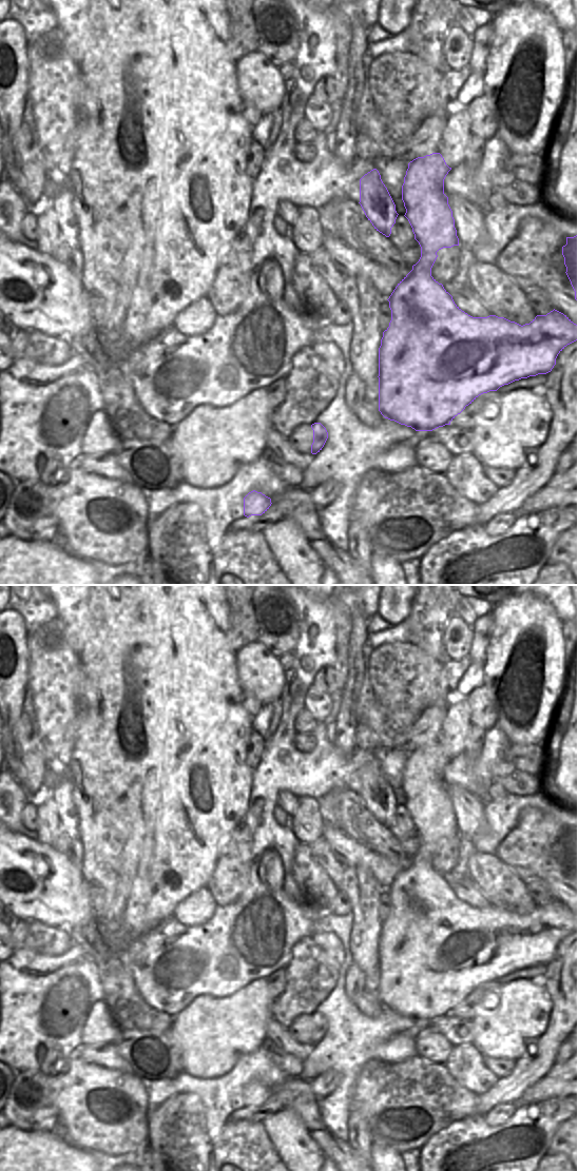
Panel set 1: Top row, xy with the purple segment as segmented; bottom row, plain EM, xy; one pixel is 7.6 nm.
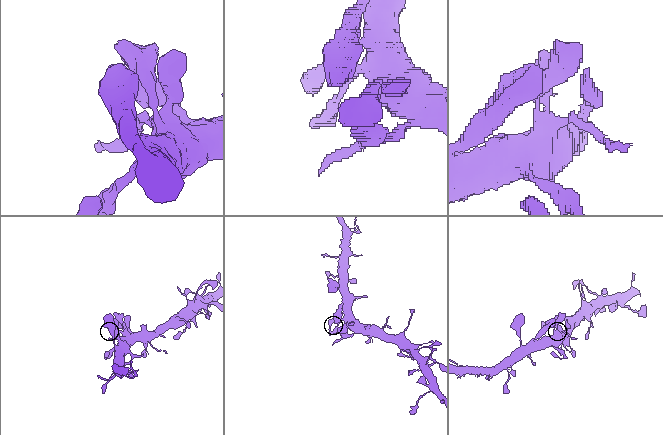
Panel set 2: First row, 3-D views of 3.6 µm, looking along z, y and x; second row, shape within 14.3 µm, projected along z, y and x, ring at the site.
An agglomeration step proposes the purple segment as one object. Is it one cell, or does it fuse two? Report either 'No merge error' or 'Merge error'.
No merge error

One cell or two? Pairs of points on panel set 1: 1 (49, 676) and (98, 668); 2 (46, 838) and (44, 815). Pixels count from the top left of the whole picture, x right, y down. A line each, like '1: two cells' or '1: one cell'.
1: two cells
2: one cell

